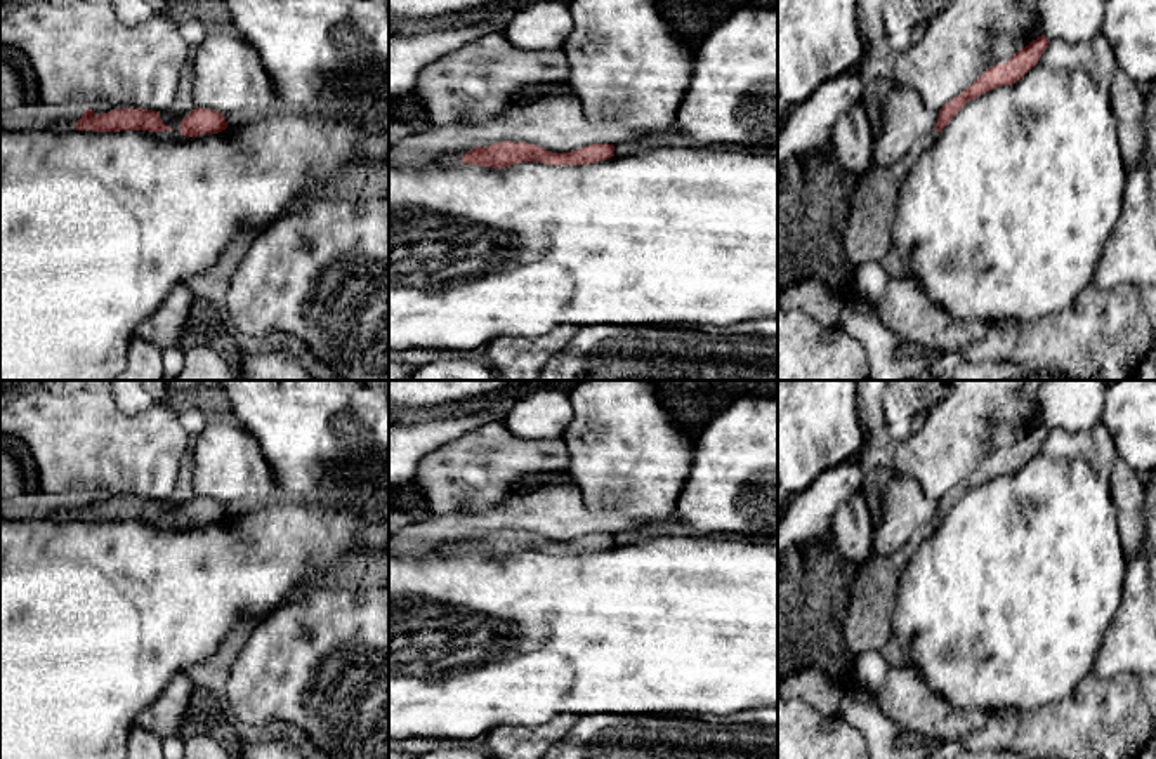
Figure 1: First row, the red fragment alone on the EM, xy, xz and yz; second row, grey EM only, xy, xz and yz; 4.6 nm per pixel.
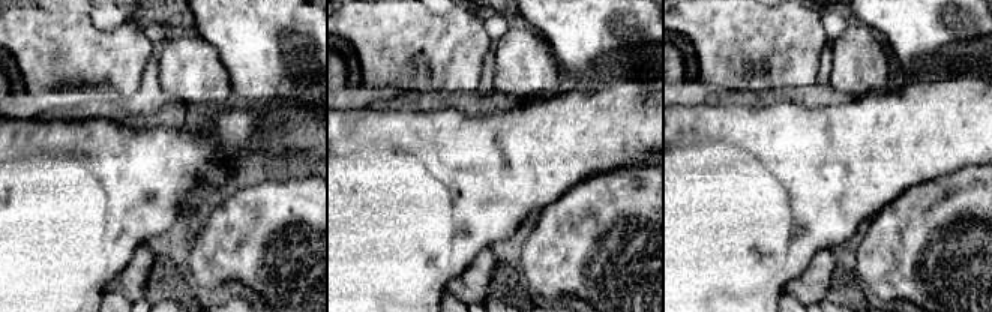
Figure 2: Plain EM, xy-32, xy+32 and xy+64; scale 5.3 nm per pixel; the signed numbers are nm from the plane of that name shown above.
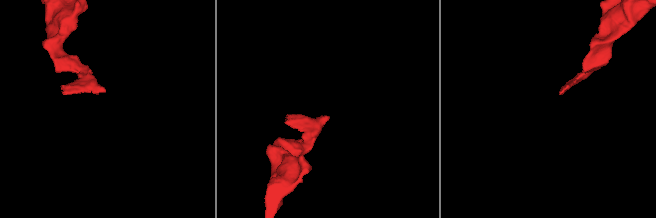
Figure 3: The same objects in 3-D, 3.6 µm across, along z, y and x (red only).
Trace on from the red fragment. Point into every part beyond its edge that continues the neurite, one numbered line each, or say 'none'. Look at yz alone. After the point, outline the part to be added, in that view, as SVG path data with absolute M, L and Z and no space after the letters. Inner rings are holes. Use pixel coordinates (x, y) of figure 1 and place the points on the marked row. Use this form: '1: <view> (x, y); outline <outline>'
1: yz (868, 237); outline M936 129L930 130L890 167L873 163L863 177L856 179L844 233L844 250L854 266L866 261L882 262L894 250L892 229L899 189L913 163L939 134Z

